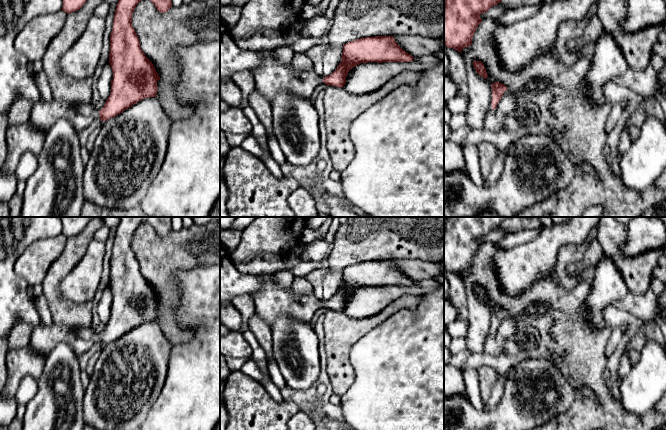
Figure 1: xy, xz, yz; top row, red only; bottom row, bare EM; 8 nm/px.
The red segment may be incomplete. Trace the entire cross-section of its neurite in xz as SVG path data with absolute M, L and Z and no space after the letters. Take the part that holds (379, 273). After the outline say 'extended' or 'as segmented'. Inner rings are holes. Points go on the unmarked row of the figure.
M375 260L365 261L350 265L343 270L342 285L336 294L322 302L313 293L308 295L294 294L290 287L280 286L275 279L274 274L262 274L263 287L252 296L255 304L255 313L260 316L272 328L276 318L279 315L287 315L304 323L310 323L314 313L322 306L327 310L343 312L346 307L348 296L356 289L368 286L411 286L414 281L405 276L395 265L393 260Z; extended

